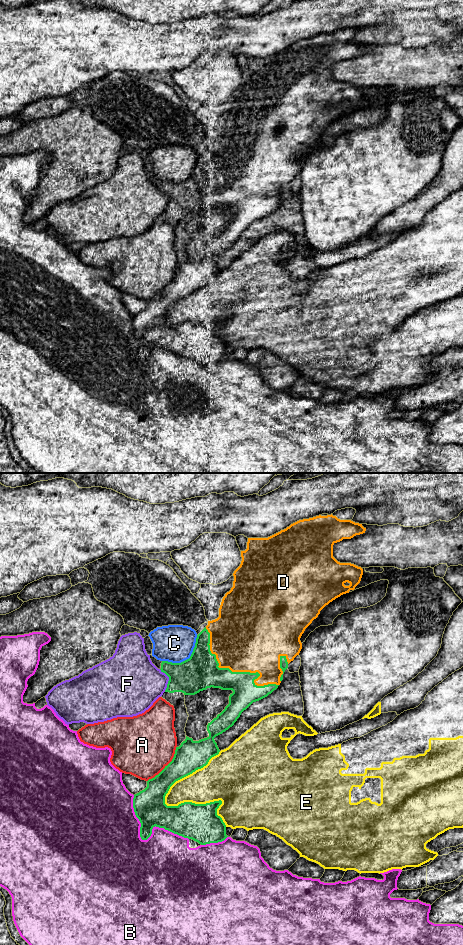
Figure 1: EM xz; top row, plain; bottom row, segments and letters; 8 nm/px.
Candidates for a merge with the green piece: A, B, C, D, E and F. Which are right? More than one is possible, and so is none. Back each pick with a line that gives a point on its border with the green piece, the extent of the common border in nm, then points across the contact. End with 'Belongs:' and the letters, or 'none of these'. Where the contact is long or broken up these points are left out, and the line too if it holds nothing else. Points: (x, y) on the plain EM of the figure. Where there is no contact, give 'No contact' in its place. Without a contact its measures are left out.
D: Touches green at xz (235, 192). Shared border 750 nm
Belongs: D

